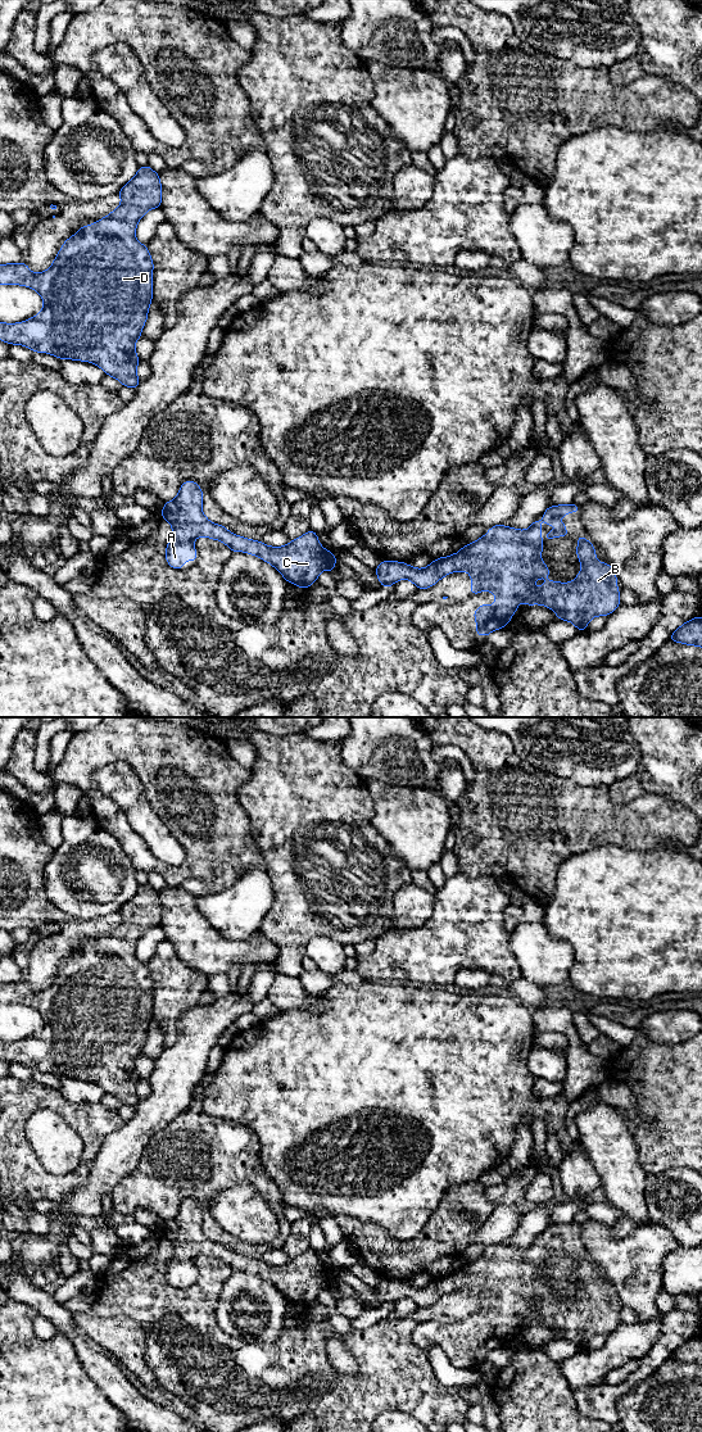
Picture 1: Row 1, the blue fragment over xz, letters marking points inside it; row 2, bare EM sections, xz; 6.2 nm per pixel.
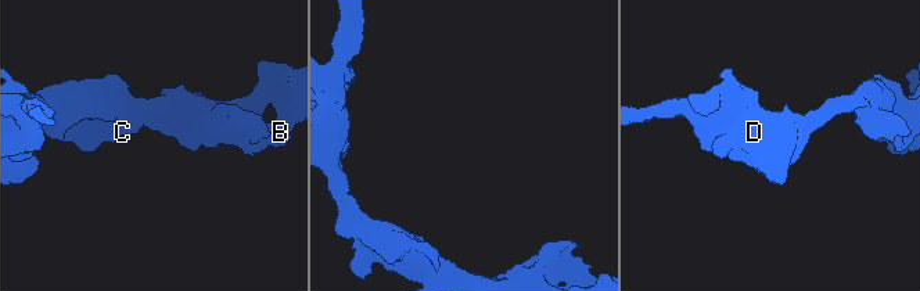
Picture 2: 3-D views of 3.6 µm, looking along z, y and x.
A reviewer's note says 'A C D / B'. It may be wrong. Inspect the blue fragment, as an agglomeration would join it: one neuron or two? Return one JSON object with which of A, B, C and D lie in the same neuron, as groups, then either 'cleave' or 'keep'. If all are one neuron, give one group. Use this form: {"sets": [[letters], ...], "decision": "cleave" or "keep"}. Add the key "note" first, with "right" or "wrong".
{"note": "wrong", "sets": [["A", "B", "C", "D"]], "decision": "keep"}

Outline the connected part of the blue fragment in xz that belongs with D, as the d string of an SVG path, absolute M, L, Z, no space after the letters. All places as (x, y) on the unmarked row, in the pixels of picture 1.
M149 884L140 885L118 912L121 924L67 957L49 988L33 992L26 982L0 983L0 1003L31 1006L44 1020L42 1029L30 1038L0 1041L0 1059L59 1078L91 1080L123 1105L136 1107L140 1102L136 1092L140 1078L135 1061L141 1056L153 1019L154 982L146 964L140 962L135 952L140 937L160 925L159 893Z

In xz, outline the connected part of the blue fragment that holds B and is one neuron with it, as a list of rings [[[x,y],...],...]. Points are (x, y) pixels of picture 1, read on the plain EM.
[[[540,1236],[536,1237],[527,1249],[517,1249],[504,1243],[495,1243],[488,1252],[476,1260],[463,1264],[458,1272],[448,1275],[435,1277],[425,1287],[415,1287],[404,1281],[381,1279],[375,1288],[381,1305],[390,1306],[394,1301],[407,1297],[418,1308],[427,1308],[435,1304],[441,1296],[450,1291],[466,1290],[471,1293],[471,1314],[483,1309],[493,1310],[494,1324],[481,1324],[472,1332],[476,1337],[477,1355],[488,1355],[492,1350],[508,1343],[511,1336],[517,1329],[518,1322],[542,1323],[556,1331],[557,1337],[572,1341],[581,1351],[586,1349],[588,1341],[595,1334],[607,1334],[620,1324],[620,1310],[617,1309],[617,1295],[610,1282],[595,1278],[595,1268],[583,1254],[578,1255],[576,1274],[579,1275],[581,1290],[570,1301],[548,1299],[540,1306],[533,1305],[534,1300],[547,1296],[551,1290],[542,1279],[543,1261],[540,1260]]]

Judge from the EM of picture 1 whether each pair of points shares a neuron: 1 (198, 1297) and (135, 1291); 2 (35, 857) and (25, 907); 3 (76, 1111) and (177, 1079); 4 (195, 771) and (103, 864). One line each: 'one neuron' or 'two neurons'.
1: one neuron
2: one neuron
3: two neurons
4: two neurons

